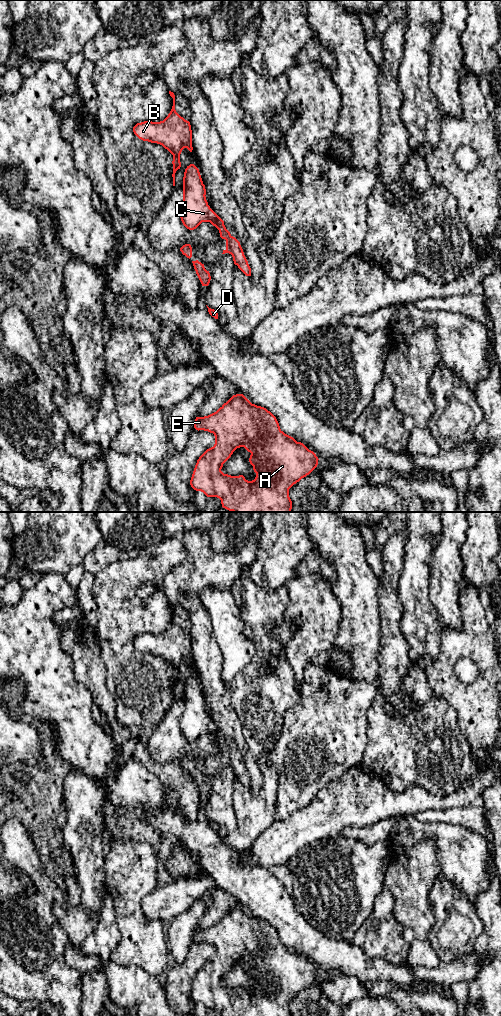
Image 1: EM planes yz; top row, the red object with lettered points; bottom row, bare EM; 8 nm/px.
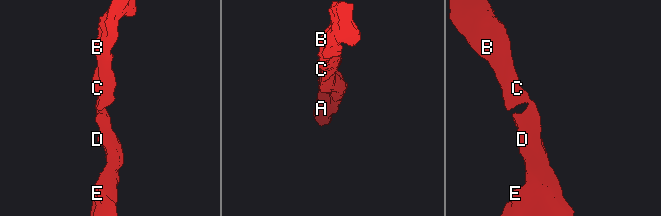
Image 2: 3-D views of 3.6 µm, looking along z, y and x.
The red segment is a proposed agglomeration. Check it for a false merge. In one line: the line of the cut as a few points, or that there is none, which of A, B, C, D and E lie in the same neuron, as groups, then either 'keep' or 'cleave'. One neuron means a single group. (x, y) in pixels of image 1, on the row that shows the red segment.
no cut; A B C D E; keep

